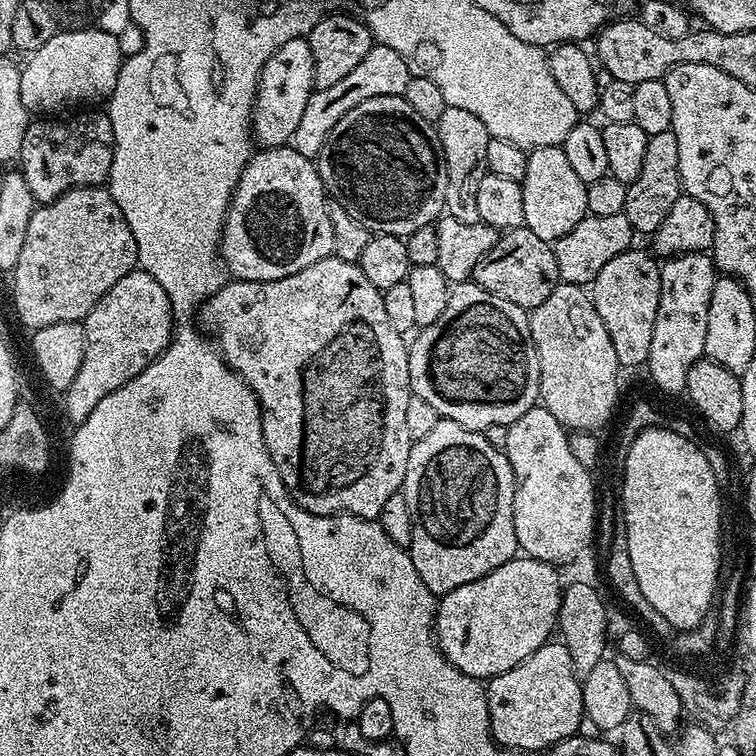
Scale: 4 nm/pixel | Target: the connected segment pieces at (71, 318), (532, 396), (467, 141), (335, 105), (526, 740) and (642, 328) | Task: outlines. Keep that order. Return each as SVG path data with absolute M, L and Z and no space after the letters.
M107 187L72 188L57 200L41 204L32 211L30 226L26 226L26 243L22 245L22 255L12 272L15 287L10 293L11 307L28 330L54 326L54 322L82 322L107 294L110 286L126 278L137 264L138 246L134 242L134 234L130 234L130 226Z
M474 283L455 285L448 293L446 310L442 310L438 322L423 325L415 333L416 341L411 341L408 350L411 395L430 402L437 417L458 422L458 426L471 432L482 434L491 425L513 424L526 410L537 407L540 395L538 358L528 317L529 313L514 306L514 302L506 302L506 298L498 298Z
M447 108L442 110L442 118L435 124L440 152L446 162L446 198L444 212L458 218L458 222L480 223L478 214L478 182L489 172L486 166L486 146L490 139L482 118L477 118L467 110Z
M373 43L366 58L362 58L362 62L358 62L358 66L354 66L354 70L346 74L346 78L341 78L335 86L316 88L313 91L310 102L306 102L306 111L298 122L298 130L294 130L292 135L291 147L296 148L298 154L315 161L320 155L330 130L338 126L338 118L342 118L346 110L354 110L354 106L358 106L358 102L366 98L403 96L406 82L410 82L411 77L412 73L408 71L408 63L404 61L402 54L398 54L398 50L390 50L390 46L385 44Z
M549 642L534 650L518 666L487 681L486 691L490 730L501 748L517 748L521 754L543 753L580 731L585 716L582 684L572 669L570 654L563 642Z
M633 246L618 254L618 258L610 258L590 285L594 310L598 310L598 318L602 318L606 334L610 334L610 342L614 342L614 354L618 354L618 362L624 370L647 365L654 318L658 314L660 264L655 255L639 252L638 248Z

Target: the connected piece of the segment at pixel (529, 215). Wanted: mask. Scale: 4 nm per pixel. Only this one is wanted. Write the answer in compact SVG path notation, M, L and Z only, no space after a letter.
M542 146L528 152L526 174L520 181L522 186L522 211L526 213L524 227L529 228L538 238L555 242L561 240L578 222L582 222L589 215L586 206L586 190L588 185L578 178L578 173L570 167L563 147Z

